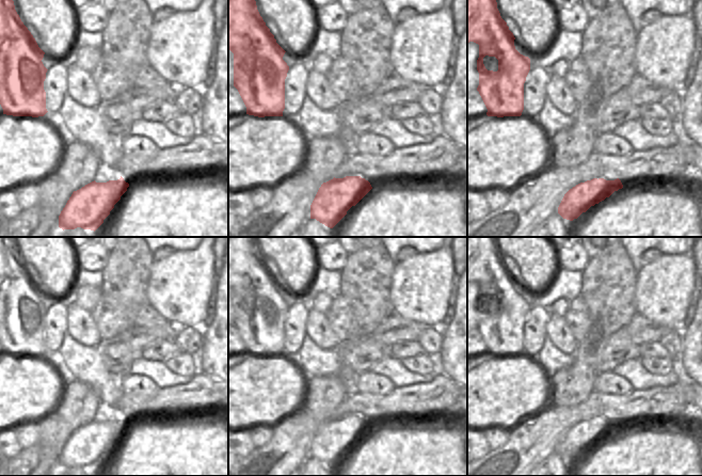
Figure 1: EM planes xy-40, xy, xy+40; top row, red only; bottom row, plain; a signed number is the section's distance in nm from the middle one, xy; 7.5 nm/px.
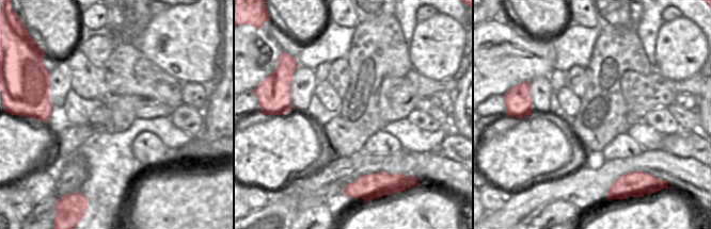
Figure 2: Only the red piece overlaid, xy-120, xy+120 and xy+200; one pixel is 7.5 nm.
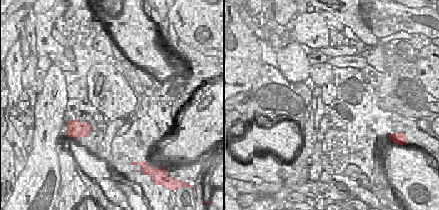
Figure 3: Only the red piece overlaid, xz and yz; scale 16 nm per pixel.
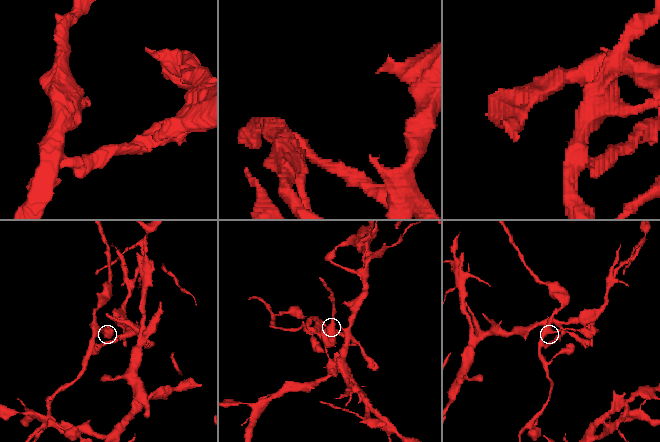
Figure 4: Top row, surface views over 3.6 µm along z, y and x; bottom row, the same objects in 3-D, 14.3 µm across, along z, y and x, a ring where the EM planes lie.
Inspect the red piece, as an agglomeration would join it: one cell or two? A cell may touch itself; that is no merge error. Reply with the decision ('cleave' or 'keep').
cleave

